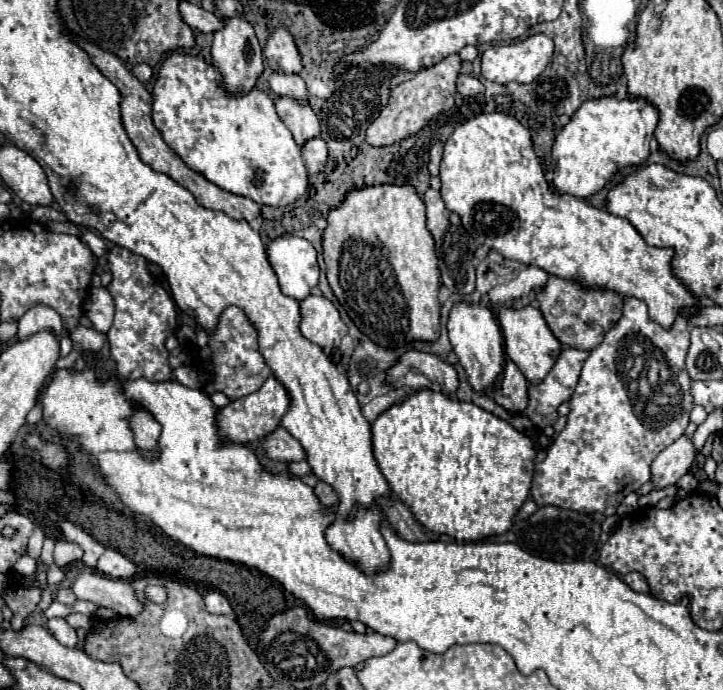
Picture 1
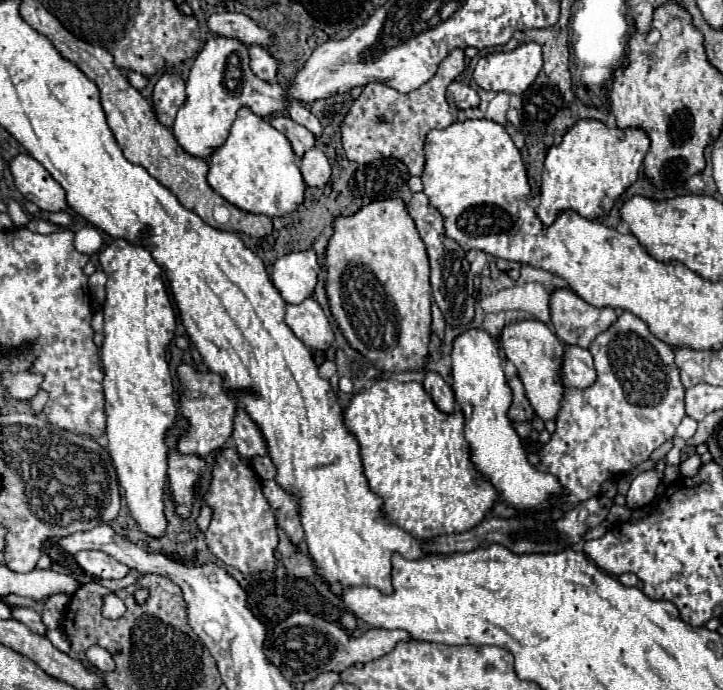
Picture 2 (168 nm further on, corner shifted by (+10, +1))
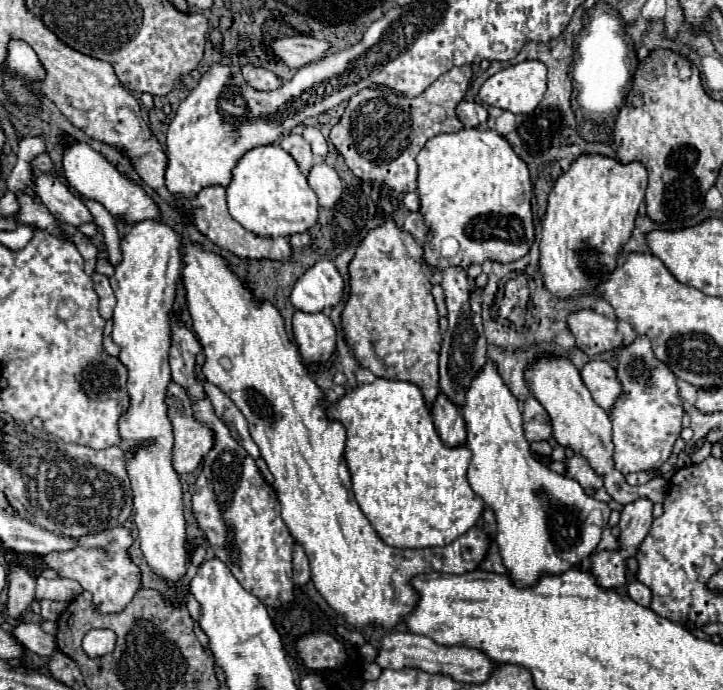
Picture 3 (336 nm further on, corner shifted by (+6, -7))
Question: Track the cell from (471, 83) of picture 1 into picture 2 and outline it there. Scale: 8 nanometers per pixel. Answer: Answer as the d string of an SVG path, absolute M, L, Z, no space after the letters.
M451 82L447 88L447 102L457 106L459 110L465 110L465 108L479 106L479 96L471 86L461 82Z

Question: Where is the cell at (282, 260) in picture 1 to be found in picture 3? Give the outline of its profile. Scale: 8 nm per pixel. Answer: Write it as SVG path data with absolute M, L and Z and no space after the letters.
M321 260L309 268L291 292L291 302L301 312L323 312L341 302L345 290L343 276L331 260Z

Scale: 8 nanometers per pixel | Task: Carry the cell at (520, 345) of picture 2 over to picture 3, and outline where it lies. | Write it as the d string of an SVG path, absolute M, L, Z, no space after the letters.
M541 358L533 366L527 368L525 380L533 392L533 396L543 404L543 408L549 412L551 422L553 422L553 438L565 446L571 448L575 454L583 456L589 466L603 478L607 494L619 502L619 504L629 504L639 498L649 498L651 502L663 502L669 482L665 478L651 478L649 482L641 486L629 486L625 476L615 468L613 462L613 440L611 440L611 418L609 414L595 404L591 398L591 392L581 380L579 370L571 364L567 358Z

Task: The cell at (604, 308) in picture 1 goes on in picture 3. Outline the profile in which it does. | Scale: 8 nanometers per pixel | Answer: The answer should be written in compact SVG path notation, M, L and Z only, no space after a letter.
M579 310L569 316L569 330L577 340L577 348L587 356L603 354L623 346L617 320L609 320L593 310Z

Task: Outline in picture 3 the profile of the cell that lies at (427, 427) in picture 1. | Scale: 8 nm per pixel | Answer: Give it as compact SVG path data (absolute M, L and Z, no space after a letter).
M375 378L375 382L361 384L331 404L327 418L341 422L347 430L345 460L351 472L353 492L363 514L385 544L393 548L447 546L477 524L485 502L477 498L467 482L471 452L467 446L447 448L441 444L431 412L415 384Z

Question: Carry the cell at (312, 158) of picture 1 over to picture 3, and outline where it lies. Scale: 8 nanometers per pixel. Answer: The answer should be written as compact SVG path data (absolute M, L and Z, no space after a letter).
M317 162L309 174L309 186L313 188L313 192L319 198L319 206L321 208L331 208L337 204L337 200L343 194L343 184L341 178L337 176L335 168L325 164L325 162Z

